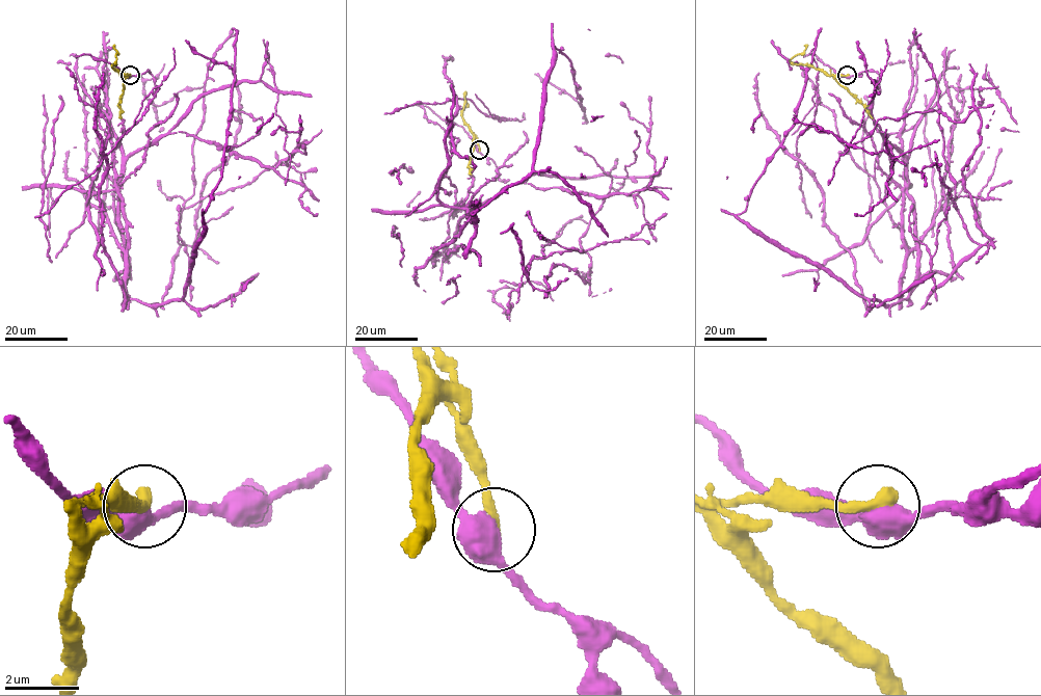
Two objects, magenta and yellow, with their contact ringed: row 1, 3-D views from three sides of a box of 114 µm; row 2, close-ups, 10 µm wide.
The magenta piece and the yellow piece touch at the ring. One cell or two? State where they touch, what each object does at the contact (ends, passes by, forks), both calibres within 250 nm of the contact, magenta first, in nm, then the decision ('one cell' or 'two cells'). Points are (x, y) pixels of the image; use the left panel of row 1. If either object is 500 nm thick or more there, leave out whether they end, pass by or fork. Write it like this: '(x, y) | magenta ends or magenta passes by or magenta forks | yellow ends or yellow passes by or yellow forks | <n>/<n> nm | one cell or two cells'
(130, 75) | magenta passes by | yellow ends | 480/380 nm | one cell

